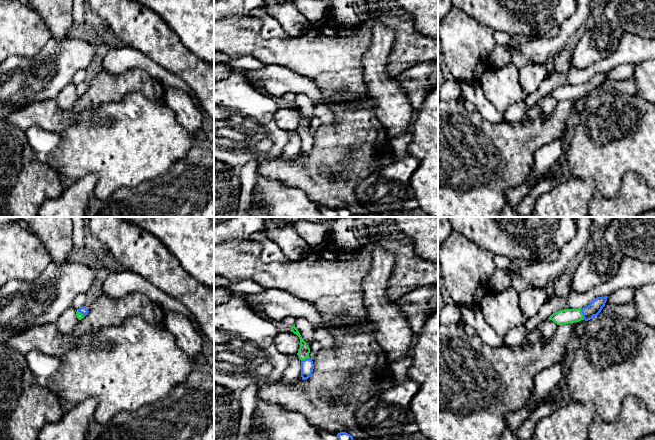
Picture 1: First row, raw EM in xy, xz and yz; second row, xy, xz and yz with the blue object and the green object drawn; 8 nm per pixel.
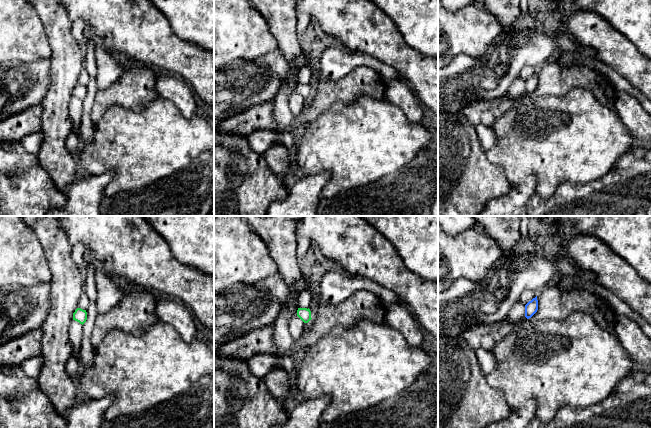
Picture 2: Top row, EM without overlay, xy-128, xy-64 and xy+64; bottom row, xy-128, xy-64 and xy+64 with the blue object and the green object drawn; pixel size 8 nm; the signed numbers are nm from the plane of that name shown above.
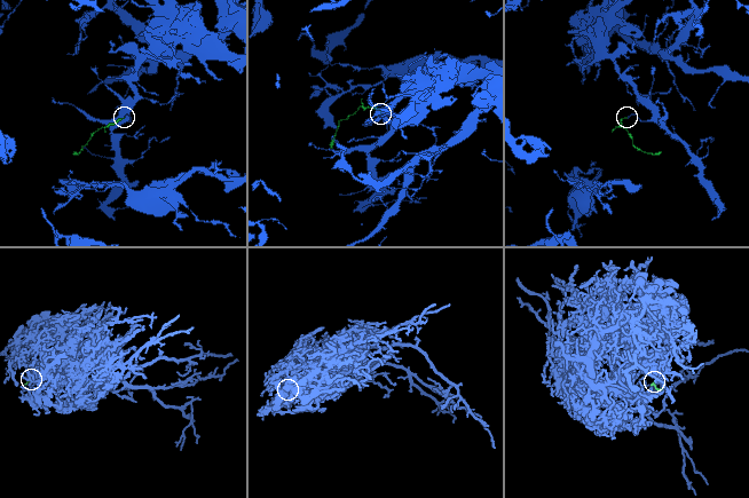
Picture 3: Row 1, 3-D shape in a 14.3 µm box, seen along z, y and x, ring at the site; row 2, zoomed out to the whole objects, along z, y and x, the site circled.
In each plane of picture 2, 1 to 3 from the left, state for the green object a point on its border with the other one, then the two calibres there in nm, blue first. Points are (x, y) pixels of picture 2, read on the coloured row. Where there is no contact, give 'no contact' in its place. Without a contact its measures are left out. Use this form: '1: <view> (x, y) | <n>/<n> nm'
1: no contact
2: no contact
3: no contact

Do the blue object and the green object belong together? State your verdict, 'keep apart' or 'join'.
join

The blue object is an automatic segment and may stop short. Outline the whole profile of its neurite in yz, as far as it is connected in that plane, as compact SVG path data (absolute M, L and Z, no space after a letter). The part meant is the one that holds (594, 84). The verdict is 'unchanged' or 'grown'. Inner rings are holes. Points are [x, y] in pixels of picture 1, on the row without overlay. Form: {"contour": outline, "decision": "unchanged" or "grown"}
{"contour": "M608 72L595 74L588 82L578 85L564 85L553 89L548 95L557 101L588 97L597 92L605 82Z", "decision": "grown"}

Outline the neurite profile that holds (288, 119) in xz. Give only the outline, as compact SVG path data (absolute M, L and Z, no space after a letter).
M280 108L274 114L277 126L287 131L297 131L300 124L300 115L293 108Z

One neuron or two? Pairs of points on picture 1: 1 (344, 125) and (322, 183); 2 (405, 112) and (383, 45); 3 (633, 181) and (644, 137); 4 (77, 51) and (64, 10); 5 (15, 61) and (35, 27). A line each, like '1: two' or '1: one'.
1: one
2: one
3: two
4: two
5: two

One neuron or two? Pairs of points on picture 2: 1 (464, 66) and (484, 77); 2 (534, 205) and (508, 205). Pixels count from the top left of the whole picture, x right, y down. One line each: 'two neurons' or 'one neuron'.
1: one neuron
2: two neurons

